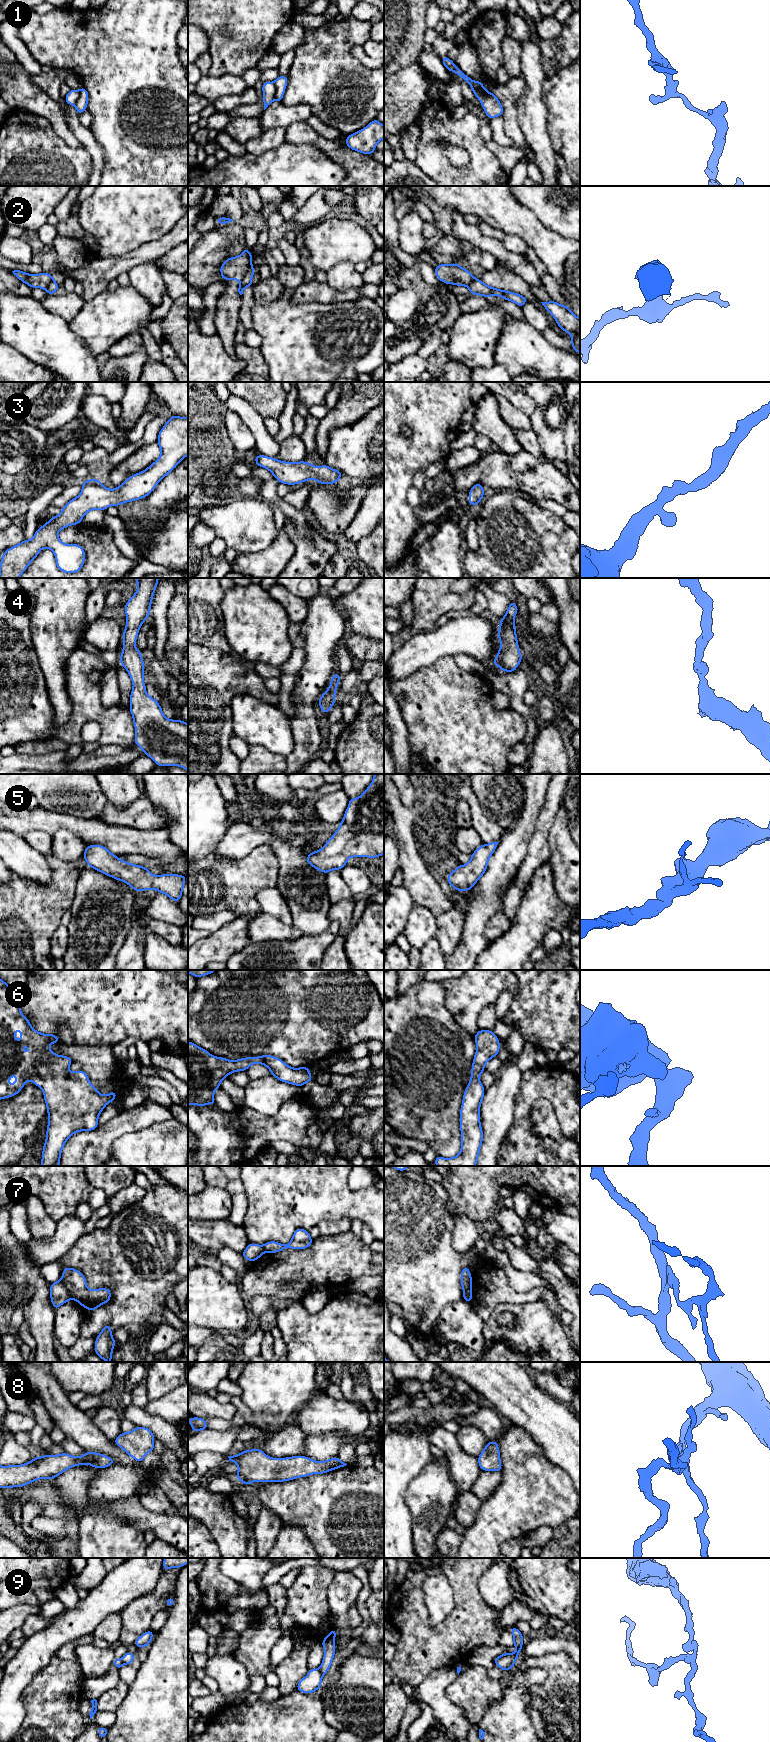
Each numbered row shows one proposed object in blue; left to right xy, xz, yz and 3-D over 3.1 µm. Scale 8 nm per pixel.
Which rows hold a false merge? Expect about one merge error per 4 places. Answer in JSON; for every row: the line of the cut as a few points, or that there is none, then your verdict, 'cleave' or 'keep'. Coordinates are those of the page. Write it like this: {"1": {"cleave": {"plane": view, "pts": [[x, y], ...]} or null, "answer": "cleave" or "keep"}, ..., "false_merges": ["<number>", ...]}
{"1": {"cleave": {"plane": "xz", "pts": [[273, 82], [275, 99]]}, "answer": "cleave"}, "2": {"cleave": {"plane": "xz", "pts": [[251, 266], [241, 281]]}, "answer": "cleave"}, "3": {"cleave": null, "answer": "keep"}, "4": {"cleave": null, "answer": "keep"}, "5": {"cleave": null, "answer": "keep"}, "6": {"cleave": null, "answer": "keep"}, "7": {"cleave": {"plane": "xy", "pts": [[60, 1280], [71, 1297]]}, "answer": "cleave"}, "8": {"cleave": null, "answer": "keep"}, "9": {"cleave": {"plane": "xz", "pts": [[317, 1669], [322, 1675]]}, "answer": "cleave"}, "false_merges": ["1", "2", "7", "9"]}

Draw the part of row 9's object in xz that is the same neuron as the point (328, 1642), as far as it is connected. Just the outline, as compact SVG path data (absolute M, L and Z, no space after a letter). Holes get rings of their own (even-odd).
M332 1629L329 1634L323 1639L321 1644L323 1645L324 1649L324 1657L322 1659L322 1664L318 1668L322 1675L325 1675L335 1657L335 1636L337 1635L337 1631Z

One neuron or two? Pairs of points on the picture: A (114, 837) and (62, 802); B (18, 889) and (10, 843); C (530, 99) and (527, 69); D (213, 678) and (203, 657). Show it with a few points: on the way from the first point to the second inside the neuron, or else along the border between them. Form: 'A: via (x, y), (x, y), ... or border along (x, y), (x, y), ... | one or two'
A: border along (63, 813), (94, 819) | two
B: border along (14, 873), (37, 883) | two
C: via (531, 92), (531, 76) | one
D: via (208, 673), (203, 668), (203, 662) | one

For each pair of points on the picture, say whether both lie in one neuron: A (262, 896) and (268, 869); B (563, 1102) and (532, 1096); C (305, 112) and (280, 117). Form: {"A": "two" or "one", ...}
{"A": "two", "B": "one", "C": "one"}

